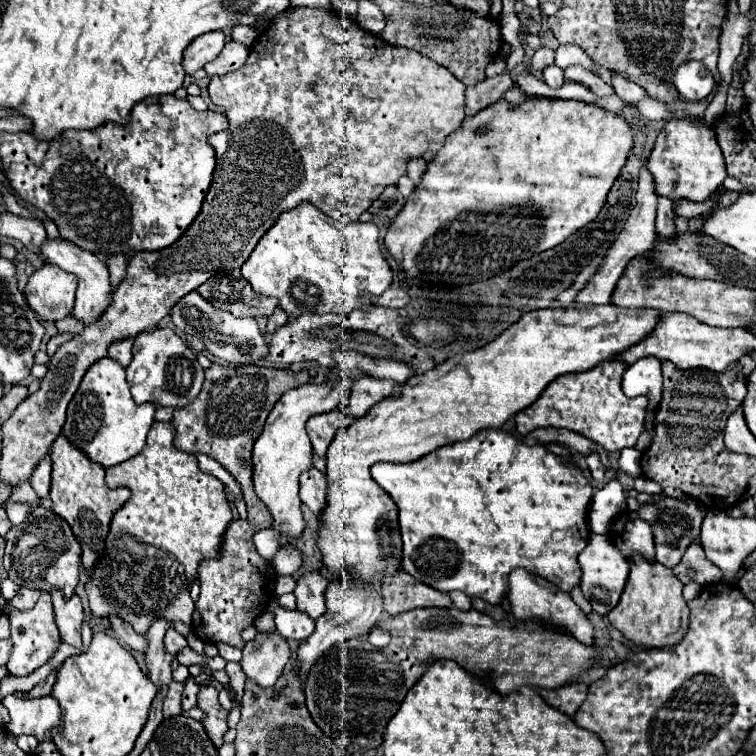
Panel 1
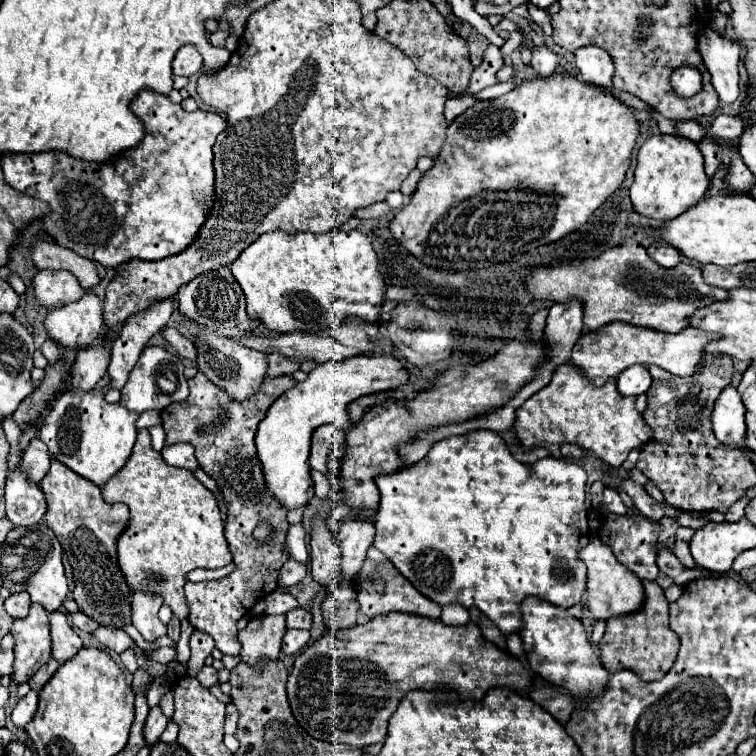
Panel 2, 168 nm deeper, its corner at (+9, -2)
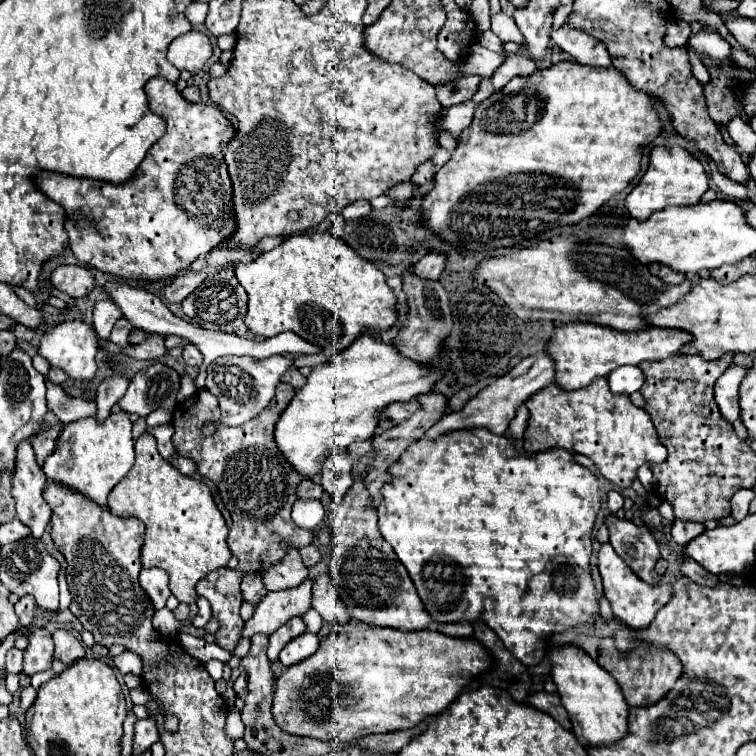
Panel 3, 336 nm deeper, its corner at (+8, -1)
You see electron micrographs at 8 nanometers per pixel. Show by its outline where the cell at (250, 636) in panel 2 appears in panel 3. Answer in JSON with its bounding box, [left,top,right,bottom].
[242,578,312,640]

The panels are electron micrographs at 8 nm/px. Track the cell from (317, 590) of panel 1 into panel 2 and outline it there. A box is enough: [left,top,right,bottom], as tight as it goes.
[287,607,311,629]

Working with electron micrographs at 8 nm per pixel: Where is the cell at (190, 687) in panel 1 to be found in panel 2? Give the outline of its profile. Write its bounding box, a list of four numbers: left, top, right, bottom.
[187,629,215,677]

